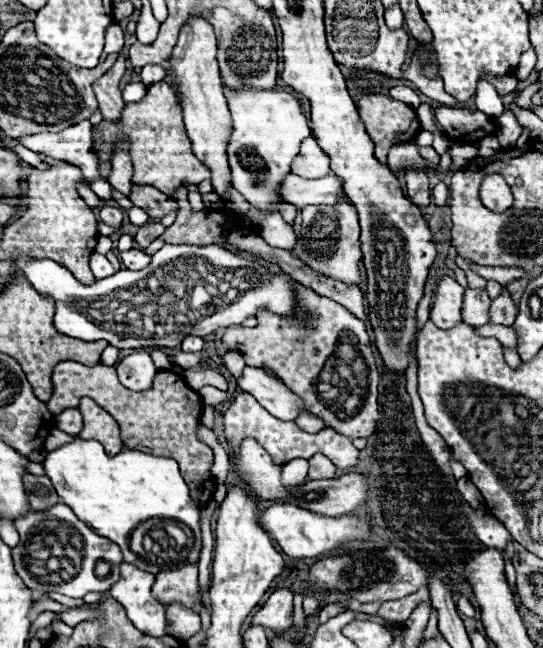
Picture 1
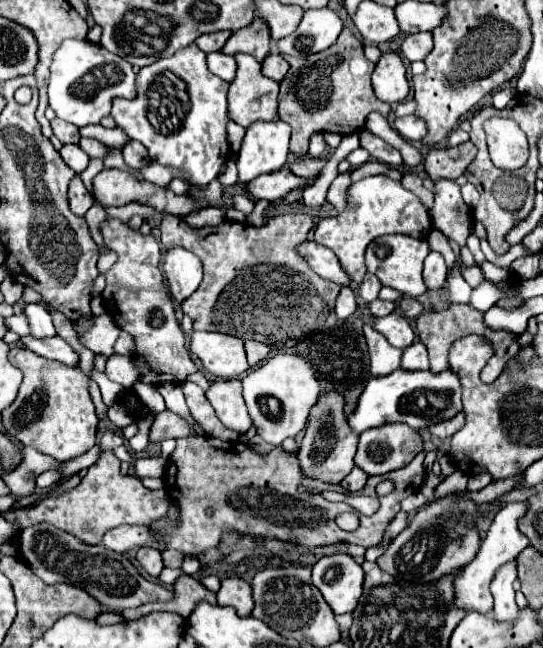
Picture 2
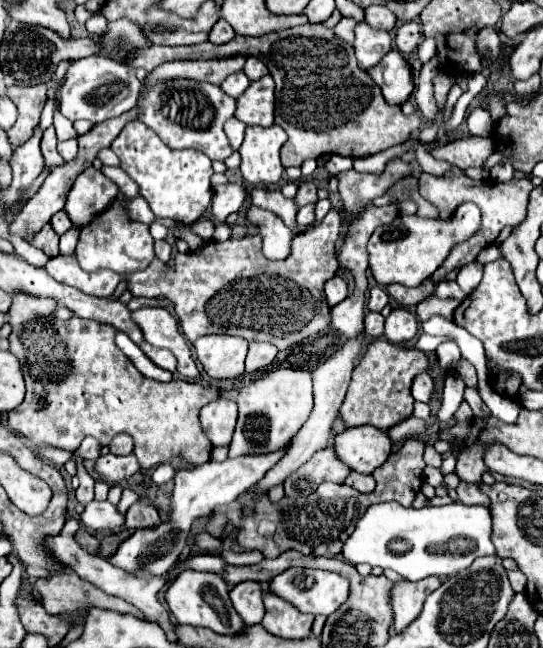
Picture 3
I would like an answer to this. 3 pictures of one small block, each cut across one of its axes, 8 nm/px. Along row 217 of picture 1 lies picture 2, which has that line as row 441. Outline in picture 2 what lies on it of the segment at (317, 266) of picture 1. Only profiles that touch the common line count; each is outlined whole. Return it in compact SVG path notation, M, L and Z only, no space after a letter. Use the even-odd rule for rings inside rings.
M328 390L320 396L312 414L308 418L306 436L298 450L300 470L308 478L318 478L328 484L340 484L350 470L354 468L354 454L356 454L358 436L344 426L344 398L336 390Z

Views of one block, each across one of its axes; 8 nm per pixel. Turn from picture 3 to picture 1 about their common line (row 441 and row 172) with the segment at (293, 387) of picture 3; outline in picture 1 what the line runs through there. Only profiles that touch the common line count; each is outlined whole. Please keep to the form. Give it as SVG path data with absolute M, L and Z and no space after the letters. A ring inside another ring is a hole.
M224 88L228 106L232 112L232 136L230 136L230 146L228 146L228 160L230 160L230 170L232 170L232 186L258 210L264 212L264 220L260 224L260 236L272 246L272 248L284 248L290 250L290 246L296 244L296 234L294 226L288 224L282 214L280 214L280 204L284 202L280 196L280 186L286 174L290 174L290 166L294 158L300 152L300 142L310 136L308 120L302 114L302 108L298 100L282 90L228 90Z

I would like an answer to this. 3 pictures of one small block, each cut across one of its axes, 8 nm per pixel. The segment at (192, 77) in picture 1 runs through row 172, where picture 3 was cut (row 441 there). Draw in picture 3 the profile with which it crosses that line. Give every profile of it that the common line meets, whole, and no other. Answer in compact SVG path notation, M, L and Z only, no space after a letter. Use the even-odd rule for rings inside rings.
M216 398L200 412L200 424L212 446L228 446L234 434L238 408L234 400Z

